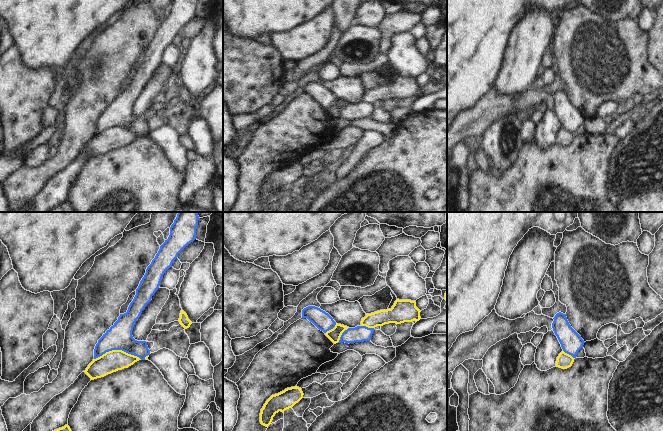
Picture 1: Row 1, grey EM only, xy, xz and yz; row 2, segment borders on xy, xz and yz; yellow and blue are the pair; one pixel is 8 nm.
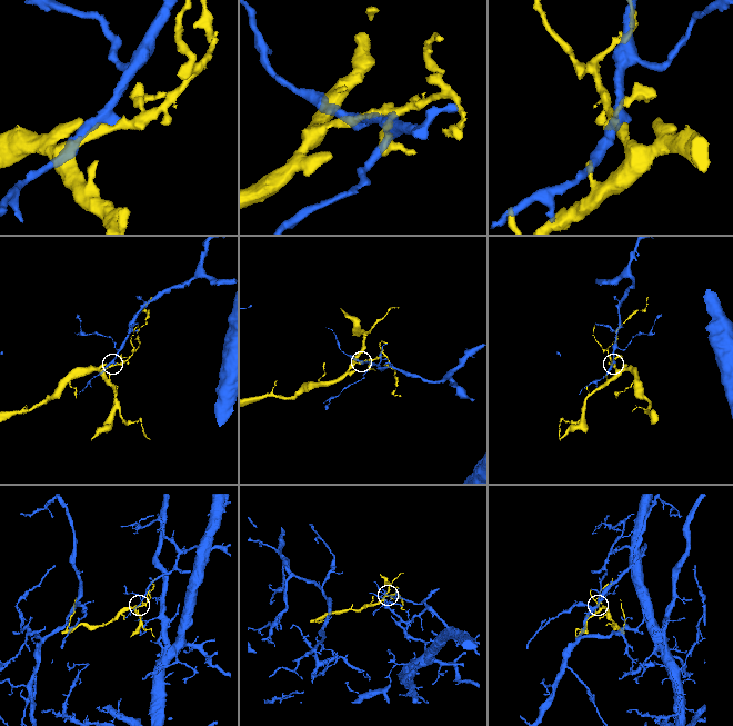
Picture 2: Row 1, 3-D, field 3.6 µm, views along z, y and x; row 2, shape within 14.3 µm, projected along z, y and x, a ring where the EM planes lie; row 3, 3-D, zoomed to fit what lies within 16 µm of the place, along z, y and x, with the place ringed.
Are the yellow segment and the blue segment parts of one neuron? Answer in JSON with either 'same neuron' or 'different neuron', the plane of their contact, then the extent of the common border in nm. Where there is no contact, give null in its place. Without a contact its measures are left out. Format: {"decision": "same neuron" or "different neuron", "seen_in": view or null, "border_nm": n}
{"decision": "different neuron", "seen_in": "xy", "border_nm": 380}

